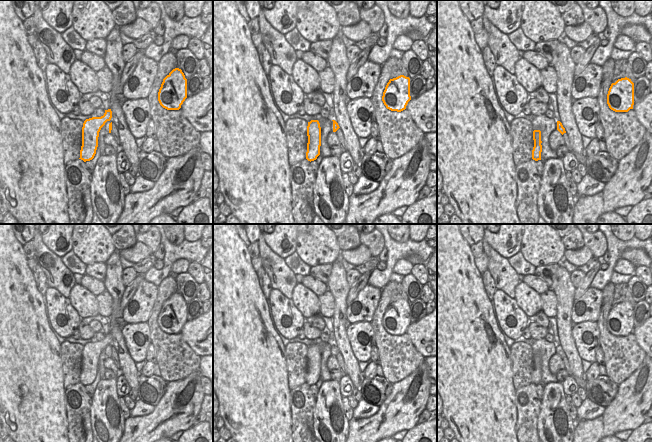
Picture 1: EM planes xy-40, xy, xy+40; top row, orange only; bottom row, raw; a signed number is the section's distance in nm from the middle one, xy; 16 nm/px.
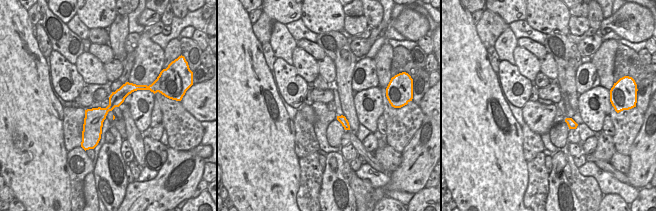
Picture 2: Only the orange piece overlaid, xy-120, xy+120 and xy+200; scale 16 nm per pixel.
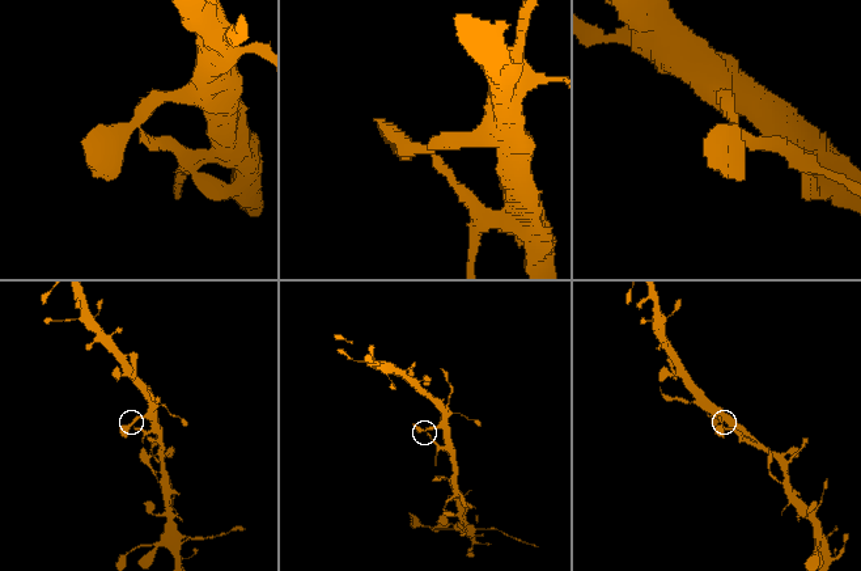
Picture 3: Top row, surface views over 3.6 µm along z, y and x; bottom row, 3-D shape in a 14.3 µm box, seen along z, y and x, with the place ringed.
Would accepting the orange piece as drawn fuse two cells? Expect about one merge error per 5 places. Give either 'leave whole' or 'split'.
leave whole

